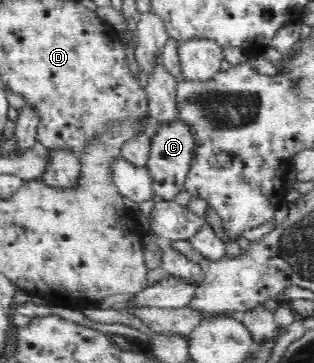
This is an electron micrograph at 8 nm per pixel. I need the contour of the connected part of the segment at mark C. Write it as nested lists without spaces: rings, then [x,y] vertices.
[[[177,119],[168,126],[160,126],[151,141],[151,152],[146,167],[153,178],[153,190],[157,198],[173,201],[173,198],[183,191],[184,184],[192,167],[196,139],[192,128],[182,120]]]

